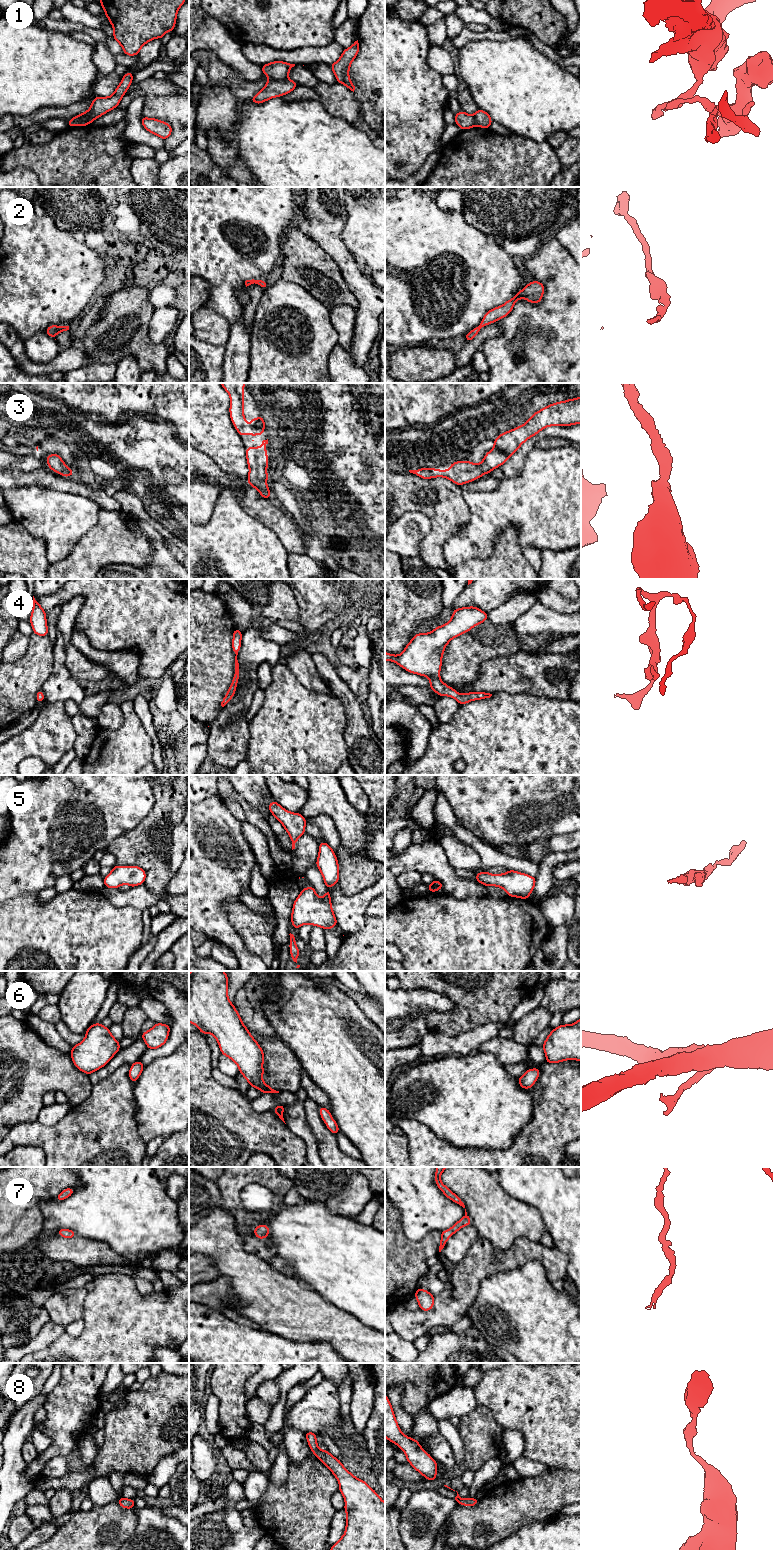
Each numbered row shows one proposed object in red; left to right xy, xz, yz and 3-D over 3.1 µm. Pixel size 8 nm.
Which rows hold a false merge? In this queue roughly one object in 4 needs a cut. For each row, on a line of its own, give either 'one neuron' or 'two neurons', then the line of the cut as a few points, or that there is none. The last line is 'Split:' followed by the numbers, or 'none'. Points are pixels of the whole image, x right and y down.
1: two neurons; cut in xz along (287, 77), (284, 79), (269, 79)
2: one neuron; no cut
3: one neuron; no cut
4: one neuron; no cut
5: one neuron; no cut
6: one neuron; no cut
7: one neuron; no cut
8: one neuron; no cut
Split: 1

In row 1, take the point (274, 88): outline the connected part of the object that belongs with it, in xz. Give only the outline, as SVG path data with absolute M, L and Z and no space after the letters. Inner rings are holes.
M269 79L266 86L263 87L254 97L250 100L256 104L263 103L271 98L283 96L294 90L298 84L290 79L285 80L272 80Z

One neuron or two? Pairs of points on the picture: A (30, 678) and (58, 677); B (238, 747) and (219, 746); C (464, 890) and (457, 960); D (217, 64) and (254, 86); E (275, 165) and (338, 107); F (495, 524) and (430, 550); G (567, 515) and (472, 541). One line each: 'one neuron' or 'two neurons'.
A: two neurons
B: one neuron
C: two neurons
D: one neuron
E: two neurons
F: two neurons
G: one neuron

